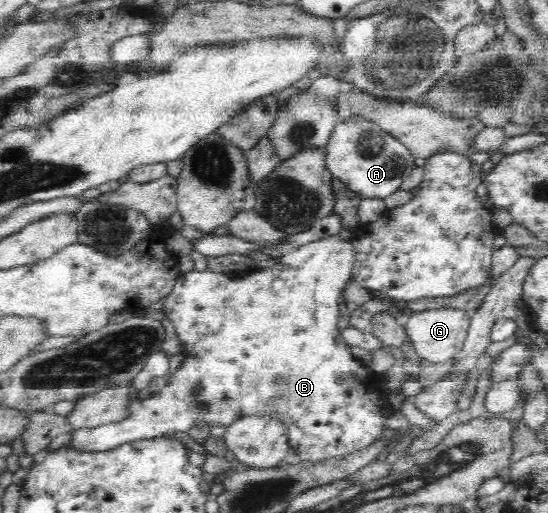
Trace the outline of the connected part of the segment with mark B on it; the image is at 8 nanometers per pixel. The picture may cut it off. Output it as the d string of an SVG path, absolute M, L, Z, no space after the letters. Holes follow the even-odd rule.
M339 235L329 236L328 238L321 238L316 242L301 246L297 249L290 249L284 251L284 255L280 258L281 261L276 263L272 268L258 270L254 274L249 274L248 277L239 278L237 280L231 279L225 272L212 272L209 268L204 271L191 270L183 274L178 281L174 283L170 294L163 302L162 311L166 318L172 323L176 337L183 342L182 354L184 356L181 367L166 380L164 386L151 397L142 400L133 399L131 402L132 414L126 420L108 423L98 426L78 426L73 428L72 439L66 448L74 449L80 452L96 452L102 450L110 450L115 446L120 446L124 442L138 440L138 438L158 438L168 436L169 433L175 431L187 431L194 422L203 420L207 425L214 426L222 424L228 426L234 418L238 418L242 414L250 414L251 411L266 411L266 413L273 413L281 415L284 418L285 425L289 427L289 446L290 451L297 452L302 461L319 462L324 458L332 456L342 456L348 454L352 450L358 450L362 446L368 446L378 434L384 430L382 425L384 420L392 414L392 405L388 402L380 402L375 400L373 394L368 391L368 382L379 378L368 366L363 362L354 358L348 348L348 344L342 340L342 335L338 330L338 296L342 293L342 286L351 281L352 268L354 268L354 245L350 238L341 238ZM196 402L201 402L206 408L203 411L198 411Z

